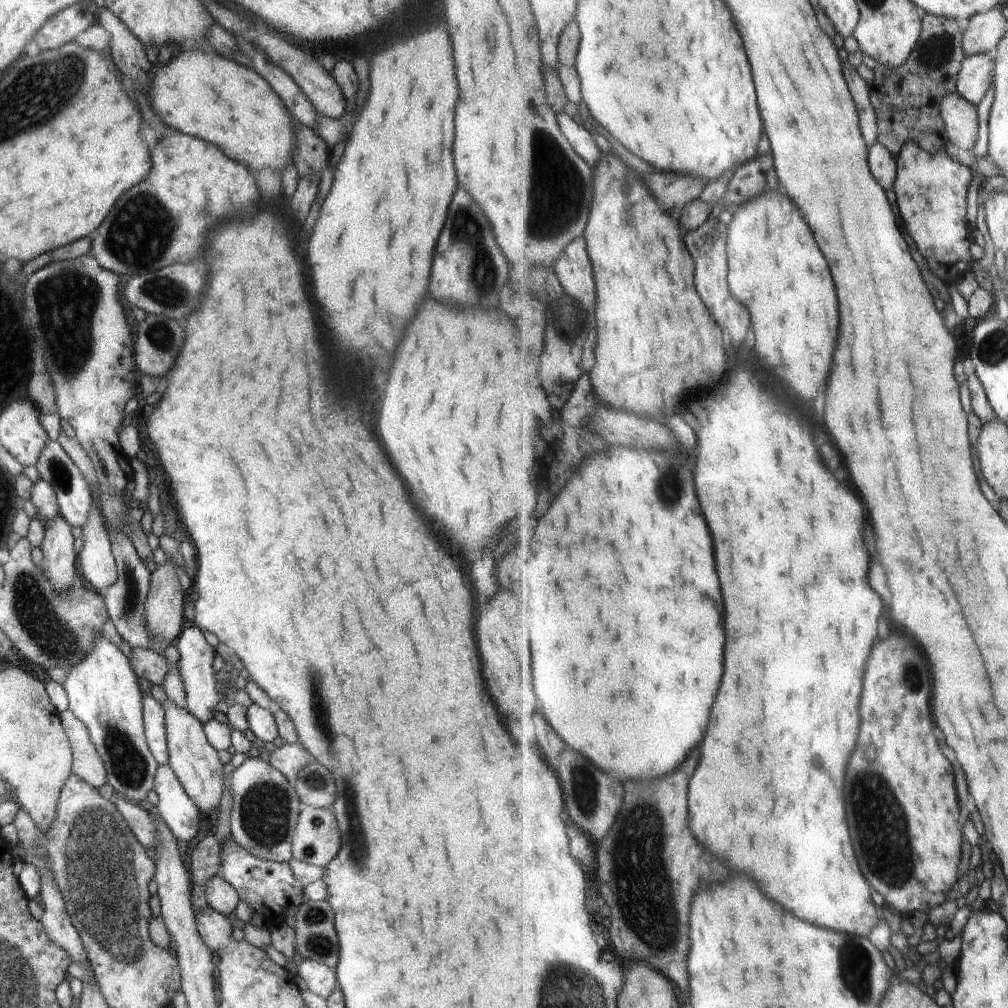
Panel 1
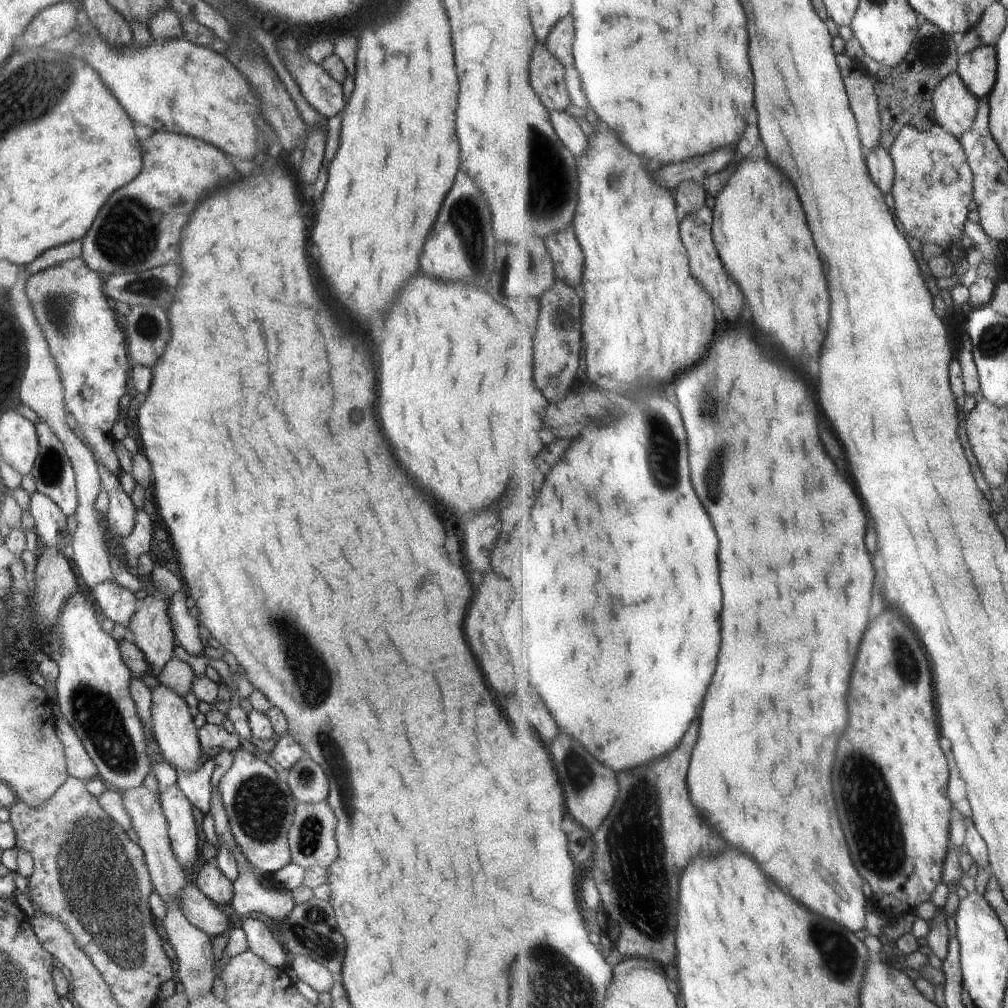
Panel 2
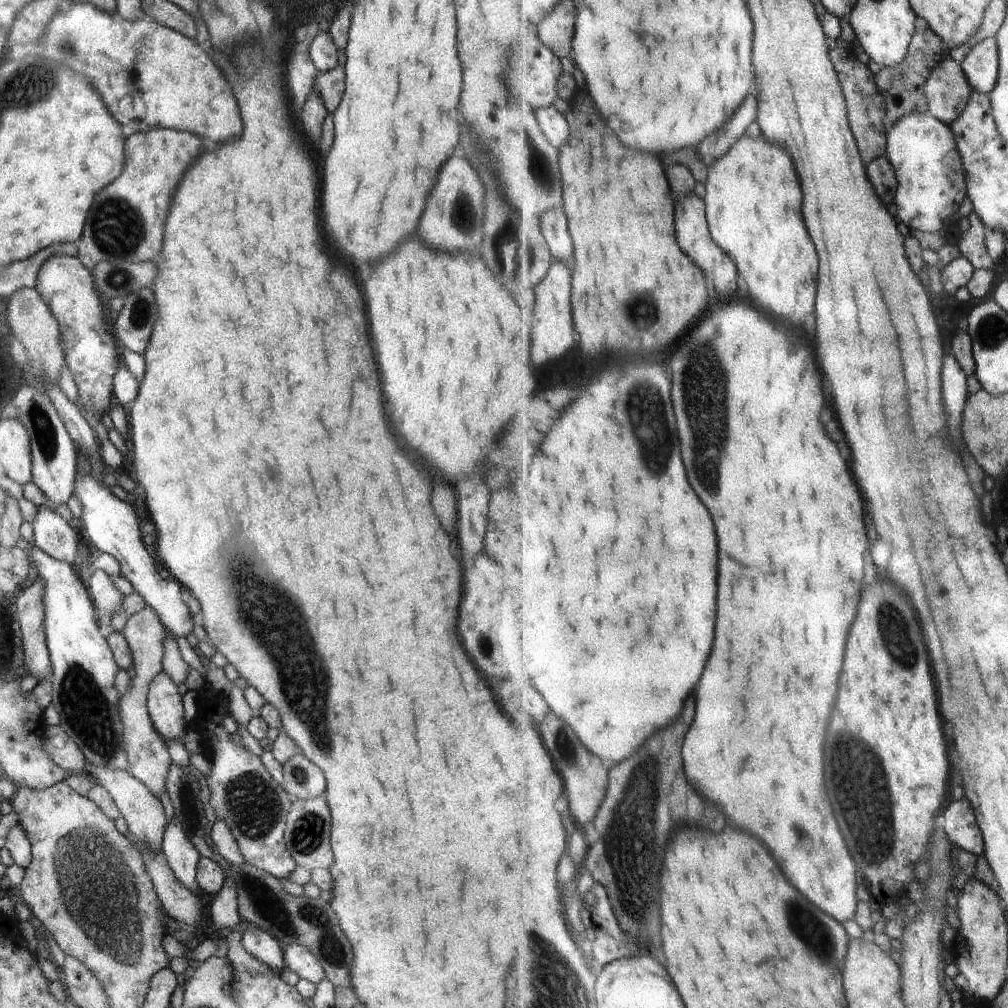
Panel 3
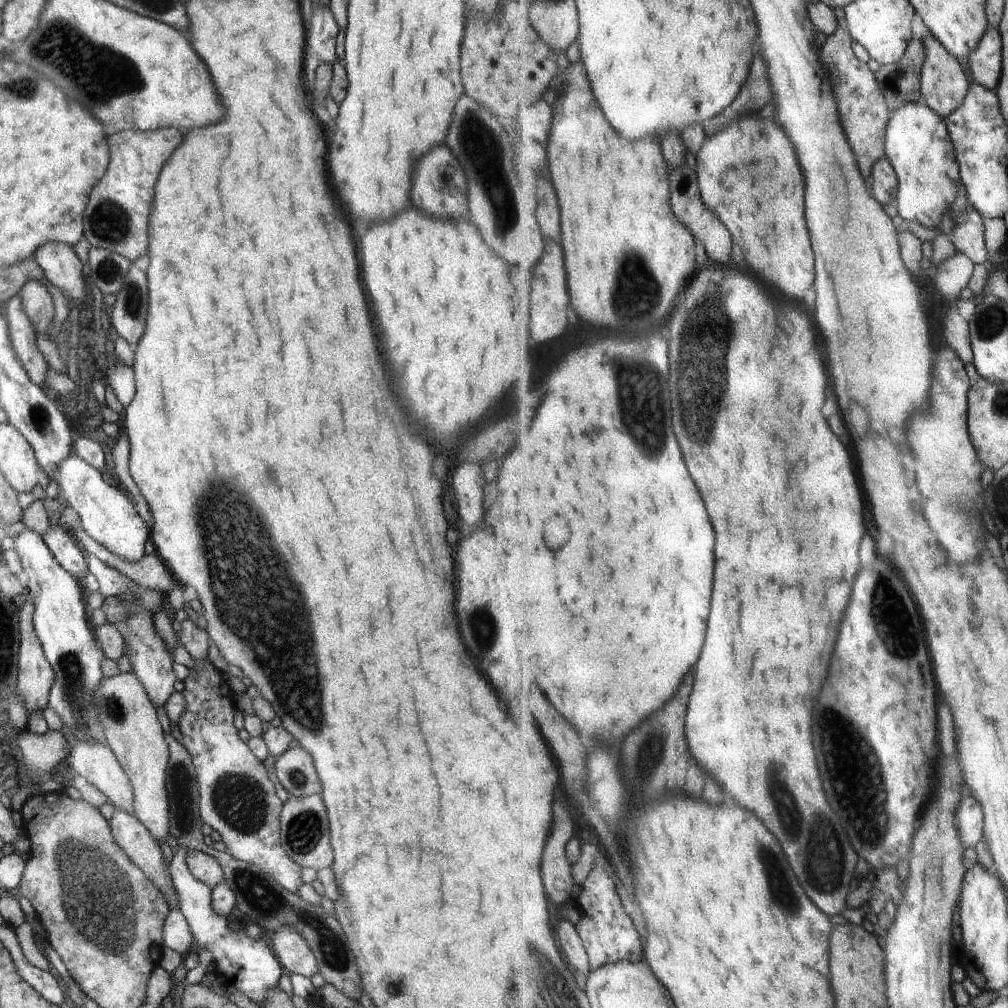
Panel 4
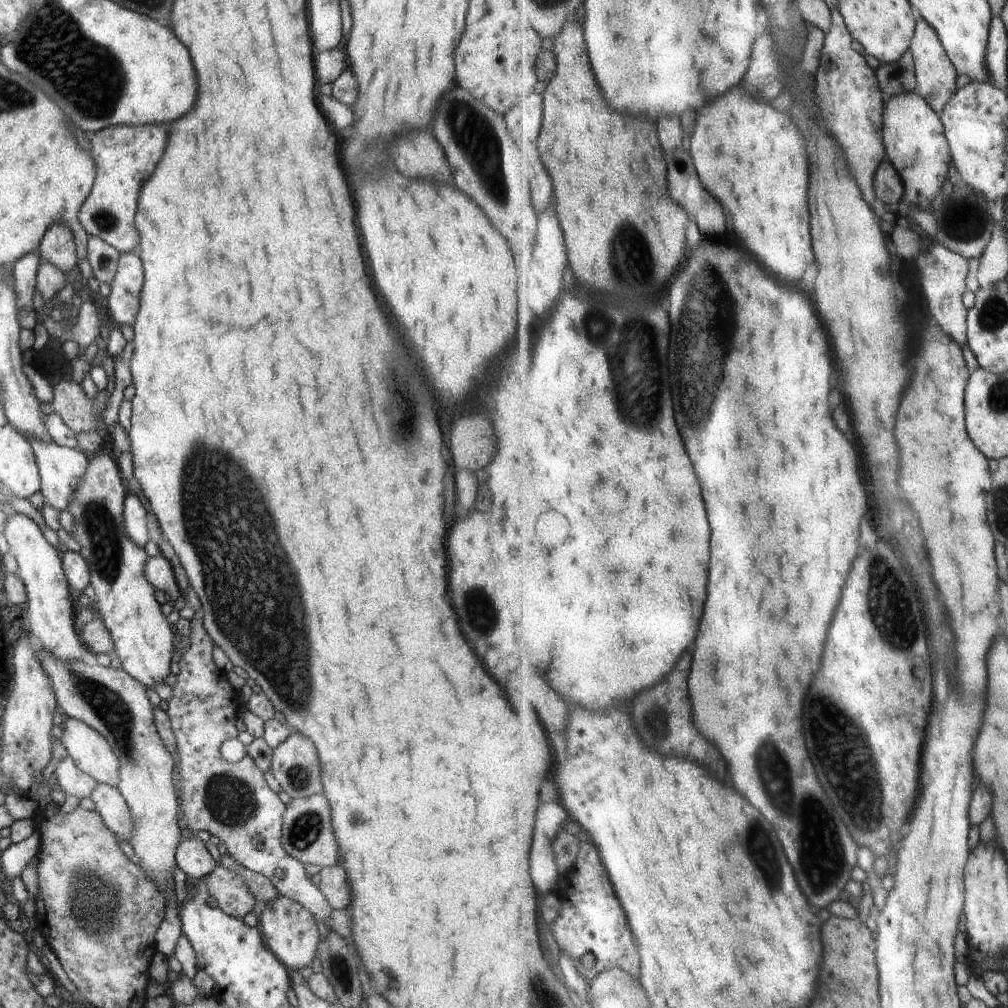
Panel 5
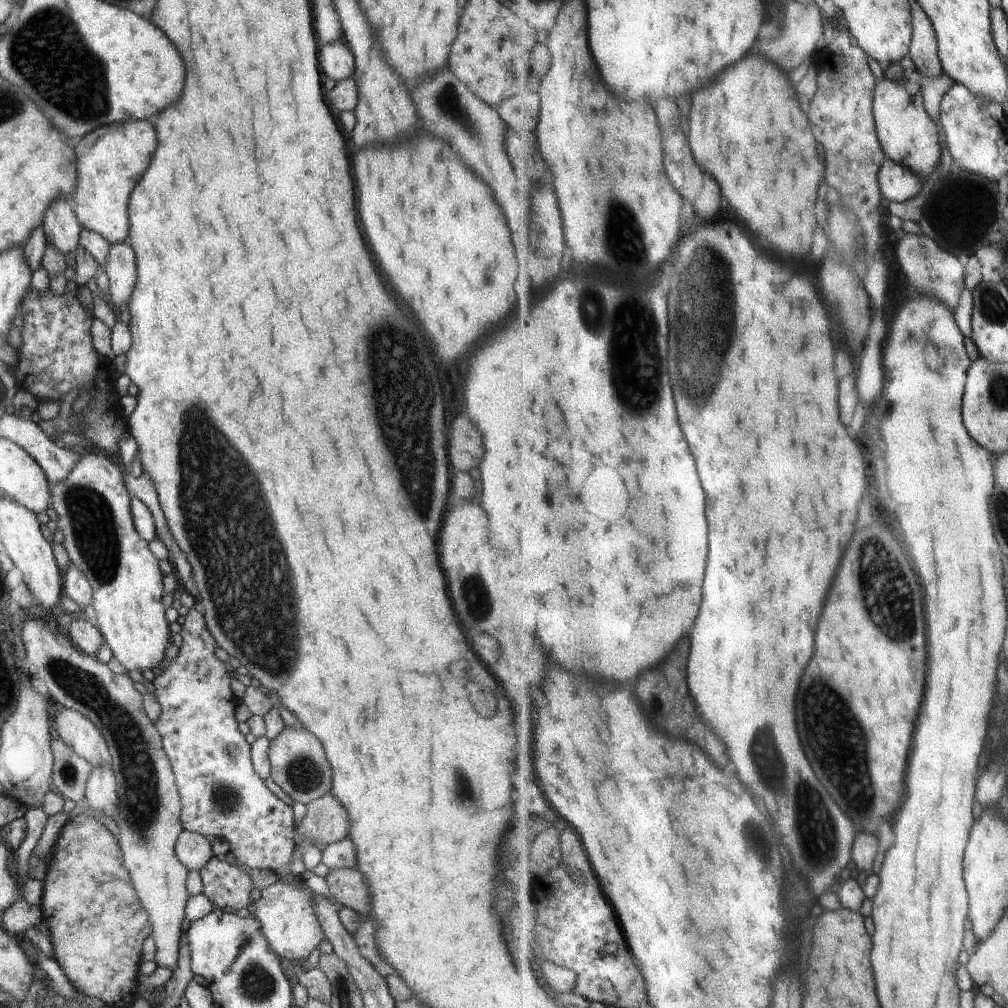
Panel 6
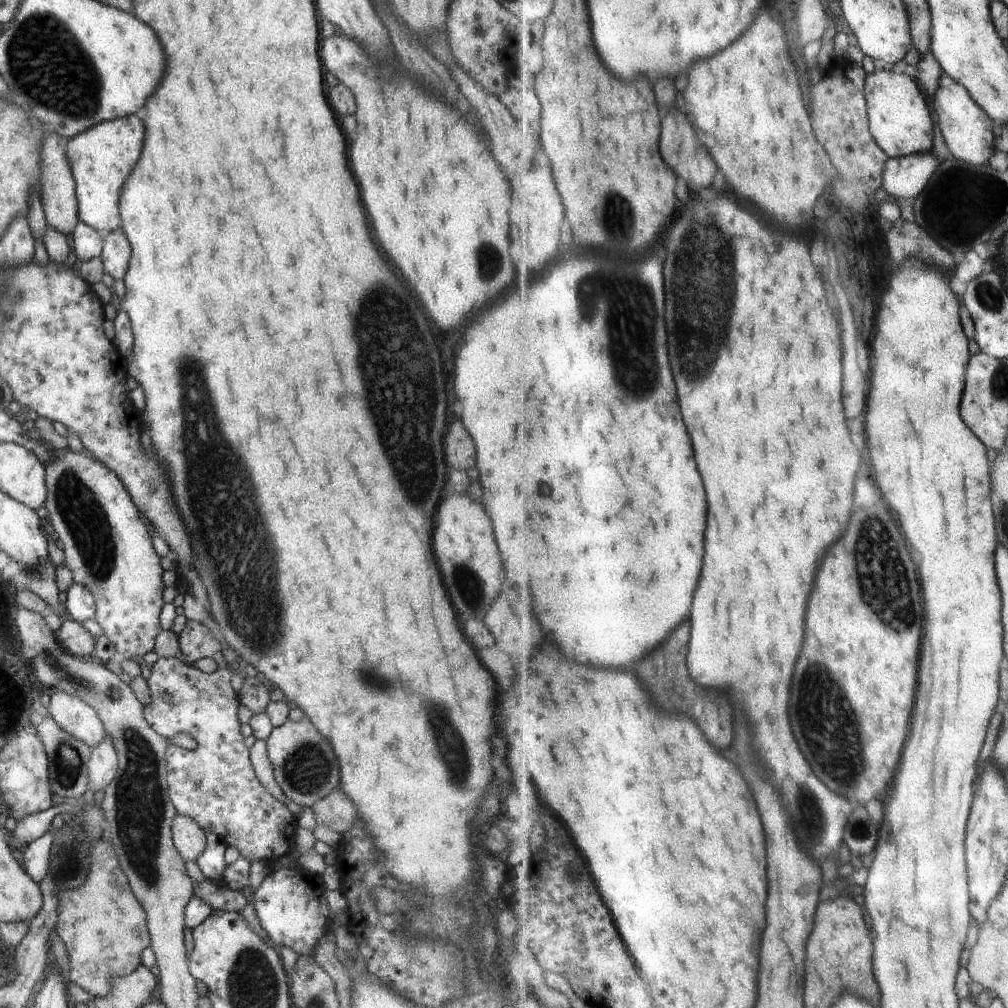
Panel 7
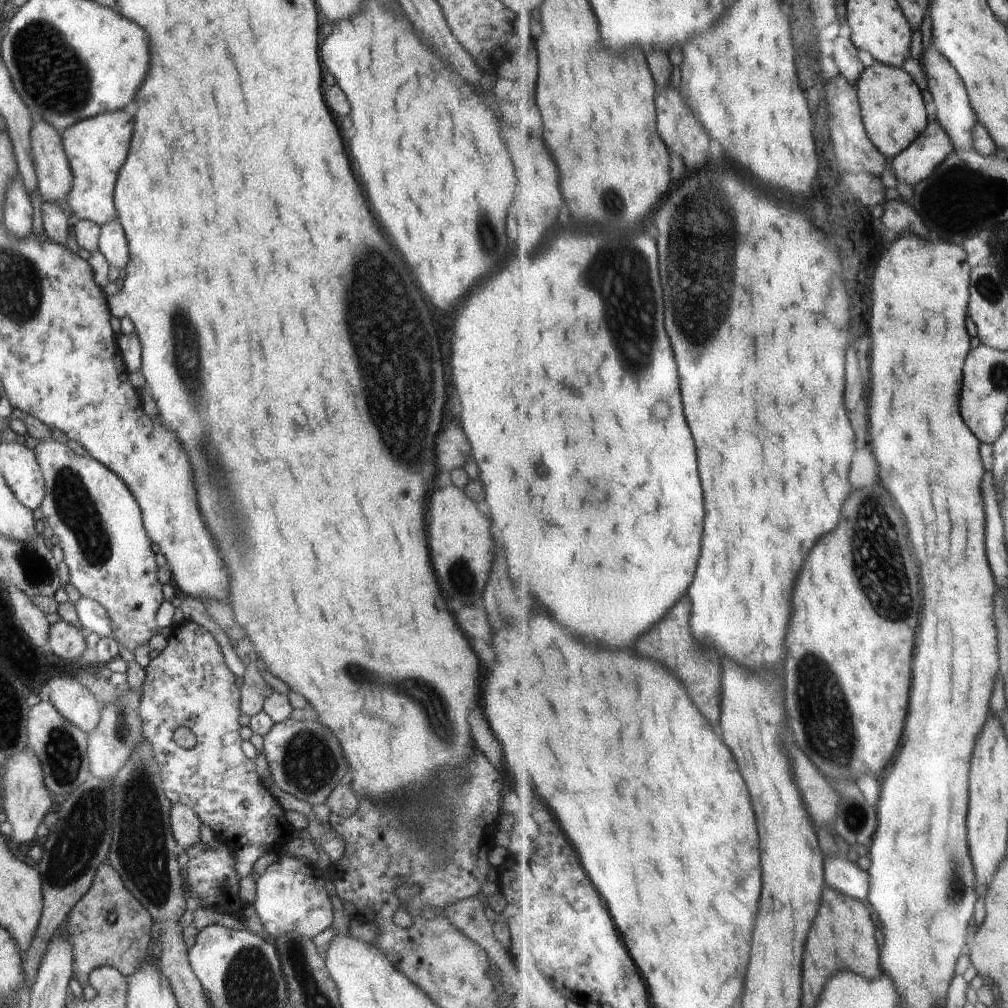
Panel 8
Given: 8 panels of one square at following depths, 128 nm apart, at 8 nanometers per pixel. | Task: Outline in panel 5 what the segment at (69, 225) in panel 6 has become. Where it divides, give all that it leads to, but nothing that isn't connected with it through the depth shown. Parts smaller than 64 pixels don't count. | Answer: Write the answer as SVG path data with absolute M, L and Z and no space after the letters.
M54 222L40 242L40 263L50 262L58 270L68 274L79 263L74 243L74 234L62 222Z

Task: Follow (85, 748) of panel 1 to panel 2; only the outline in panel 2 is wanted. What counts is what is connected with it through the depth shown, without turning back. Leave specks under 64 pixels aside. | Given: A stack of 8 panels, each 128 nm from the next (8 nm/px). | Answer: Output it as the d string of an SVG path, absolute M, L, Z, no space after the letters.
M60 716L56 720L54 730L56 730L56 736L58 736L62 748L64 748L69 777L74 777L82 782L90 780L90 778L99 778L96 766L90 760L90 756L86 754L80 738L76 736L76 732L72 730L72 726L68 724L64 716Z

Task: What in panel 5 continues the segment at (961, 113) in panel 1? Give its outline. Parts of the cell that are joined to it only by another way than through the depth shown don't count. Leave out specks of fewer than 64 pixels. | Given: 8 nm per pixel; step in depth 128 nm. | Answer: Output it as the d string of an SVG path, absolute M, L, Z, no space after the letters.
M922 16L918 20L915 40L913 41L911 51L914 54L917 68L918 87L916 92L935 109L936 113L942 115L948 102L952 100L959 90L958 77L961 75L958 74L954 62L948 56L938 32Z

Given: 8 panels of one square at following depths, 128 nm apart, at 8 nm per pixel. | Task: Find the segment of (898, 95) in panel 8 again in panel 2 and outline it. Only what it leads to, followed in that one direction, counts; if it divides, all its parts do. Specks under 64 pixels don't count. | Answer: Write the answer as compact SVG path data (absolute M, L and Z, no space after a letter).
M940 124L929 133L908 127L901 130L899 139L890 151L898 166L898 180L894 188L898 200L898 216L902 224L908 228L908 232L922 244L937 244L942 247L944 255L947 252L956 252L956 248L966 250L964 244L969 242L966 224L970 220L970 206L975 201L975 172L961 140Z

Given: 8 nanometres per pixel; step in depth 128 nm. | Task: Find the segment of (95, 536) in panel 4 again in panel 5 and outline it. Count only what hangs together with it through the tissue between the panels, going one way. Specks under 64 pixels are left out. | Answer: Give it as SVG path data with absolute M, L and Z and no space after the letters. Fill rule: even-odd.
M18 432L32 448L34 452L34 458L39 466L39 474L41 477L41 494L39 504L48 504L50 509L57 509L58 511L65 511L70 506L70 496L76 492L80 480L84 478L86 470L88 470L88 462L90 455L76 448L67 448L64 446L58 446L54 442L46 444L46 442L40 442L40 440L34 440L30 434L22 434ZM134 492L128 494L124 502L124 534L140 548L148 544L148 516Z

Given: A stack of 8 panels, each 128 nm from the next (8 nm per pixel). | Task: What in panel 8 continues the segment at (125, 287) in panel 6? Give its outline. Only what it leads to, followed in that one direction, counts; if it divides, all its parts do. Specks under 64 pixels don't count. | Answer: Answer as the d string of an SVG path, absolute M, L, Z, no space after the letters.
M118 220L105 224L100 229L98 251L119 271L126 268L129 261L129 248L126 235Z

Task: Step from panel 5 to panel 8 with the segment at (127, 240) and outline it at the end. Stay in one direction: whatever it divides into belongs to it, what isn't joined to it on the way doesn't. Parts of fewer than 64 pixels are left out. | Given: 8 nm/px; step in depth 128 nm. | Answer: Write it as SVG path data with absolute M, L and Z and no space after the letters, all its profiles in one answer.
M120 110L78 121L60 133L73 176L73 185L67 200L68 206L71 214L80 220L92 221L100 228L116 220L117 210L113 194L118 173L128 156L132 128L134 118L124 110Z

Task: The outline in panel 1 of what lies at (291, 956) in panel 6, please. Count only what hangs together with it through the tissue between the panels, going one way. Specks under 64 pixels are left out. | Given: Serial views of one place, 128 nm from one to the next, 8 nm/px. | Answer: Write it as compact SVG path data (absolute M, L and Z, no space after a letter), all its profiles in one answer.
M302 960L296 968L296 974L306 982L310 991L322 998L327 998L337 988L335 970L314 960Z

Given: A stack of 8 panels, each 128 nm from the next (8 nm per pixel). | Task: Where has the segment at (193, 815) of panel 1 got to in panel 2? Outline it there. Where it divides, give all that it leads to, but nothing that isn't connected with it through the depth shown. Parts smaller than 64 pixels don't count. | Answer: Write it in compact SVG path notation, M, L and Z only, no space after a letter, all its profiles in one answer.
M177 784L168 792L159 792L160 805L167 821L170 848L184 870L191 868L200 857L196 822L192 816L192 804Z

